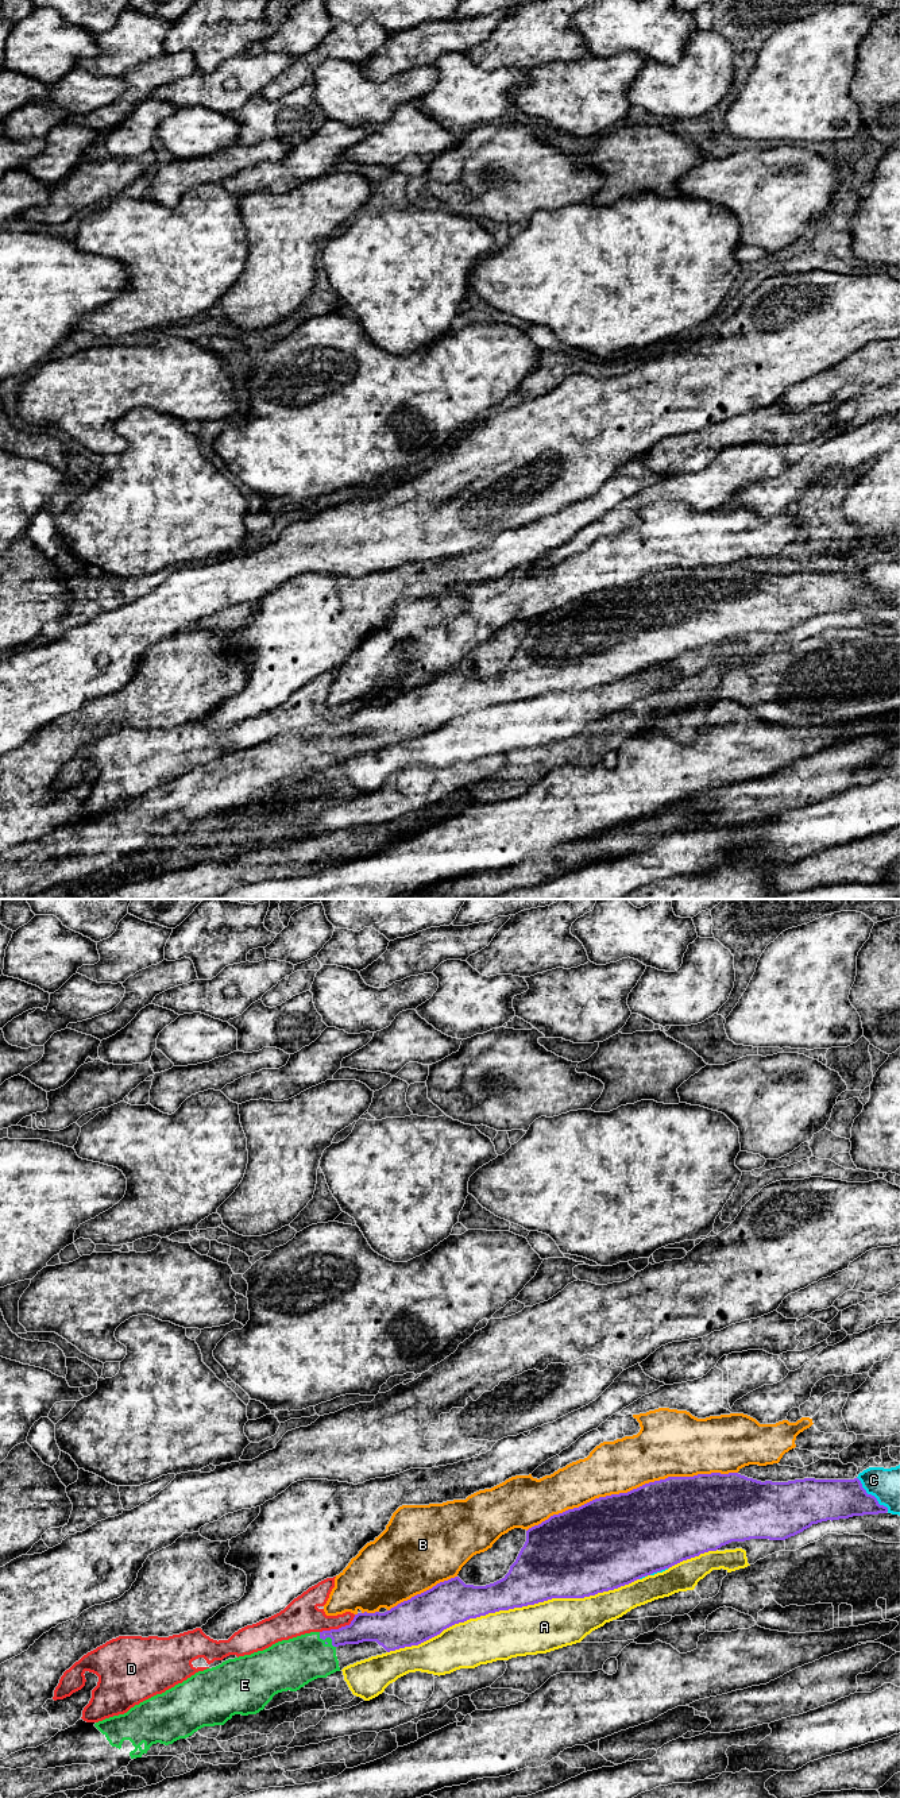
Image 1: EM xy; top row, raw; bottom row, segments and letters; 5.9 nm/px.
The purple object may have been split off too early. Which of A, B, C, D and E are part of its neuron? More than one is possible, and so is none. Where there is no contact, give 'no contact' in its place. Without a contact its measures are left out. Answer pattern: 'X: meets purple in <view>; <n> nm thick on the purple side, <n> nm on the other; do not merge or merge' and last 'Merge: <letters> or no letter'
A: meets purple in xy; 320 nm thick on the purple side, 300 nm on the other; do not merge
B: meets purple in xy; 500 nm thick on the purple side, 320 nm on the other; do not merge
C: meets purple in xy; 240 nm thick on the purple side, 190 nm on the other; do not merge
D: meets purple in xy; 180 nm thick on the purple side, 220 nm on the other; do not merge
E: meets purple in xy; 180 nm thick on the purple side, 280 nm on the other; merge
Merge: E

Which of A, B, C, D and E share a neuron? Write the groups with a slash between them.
A / B / C / D / E

